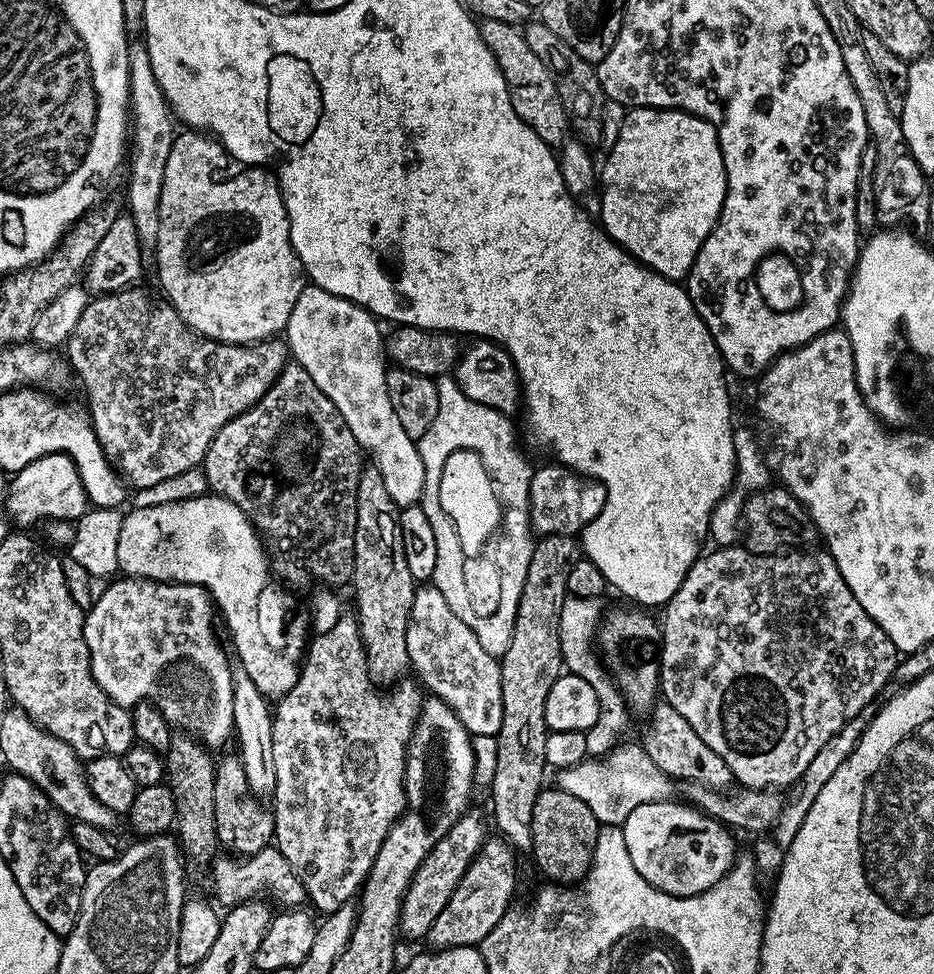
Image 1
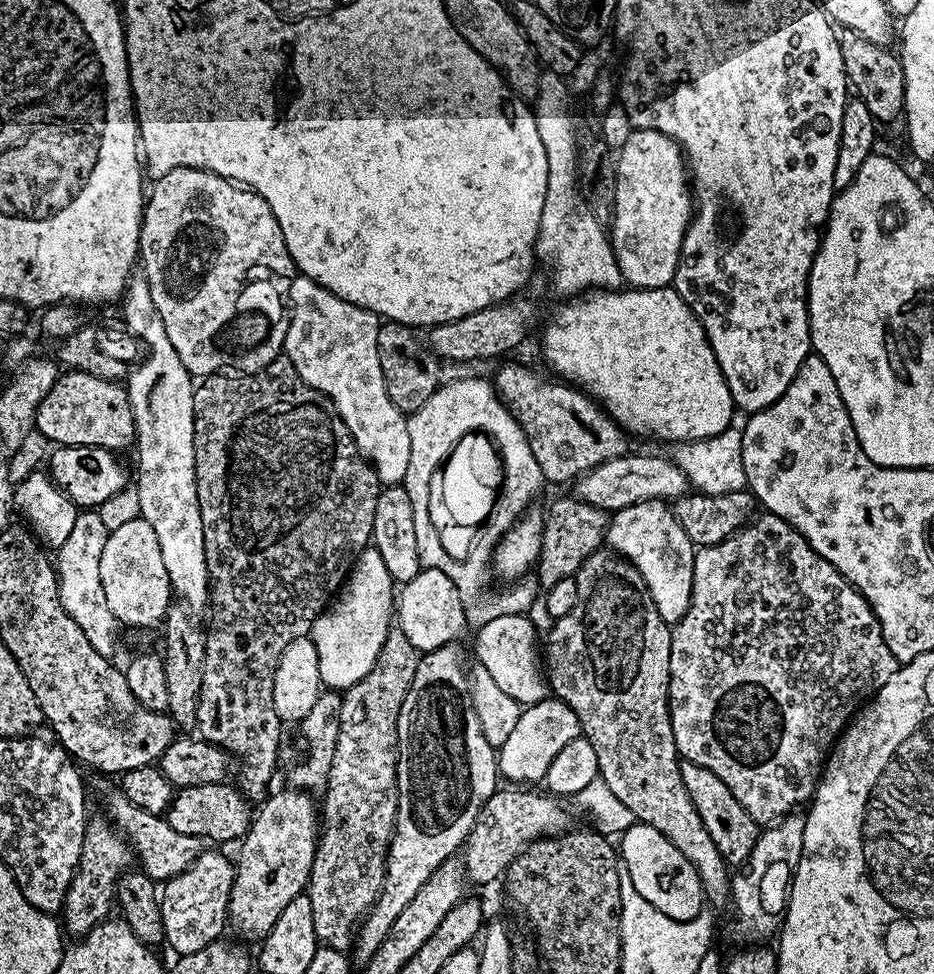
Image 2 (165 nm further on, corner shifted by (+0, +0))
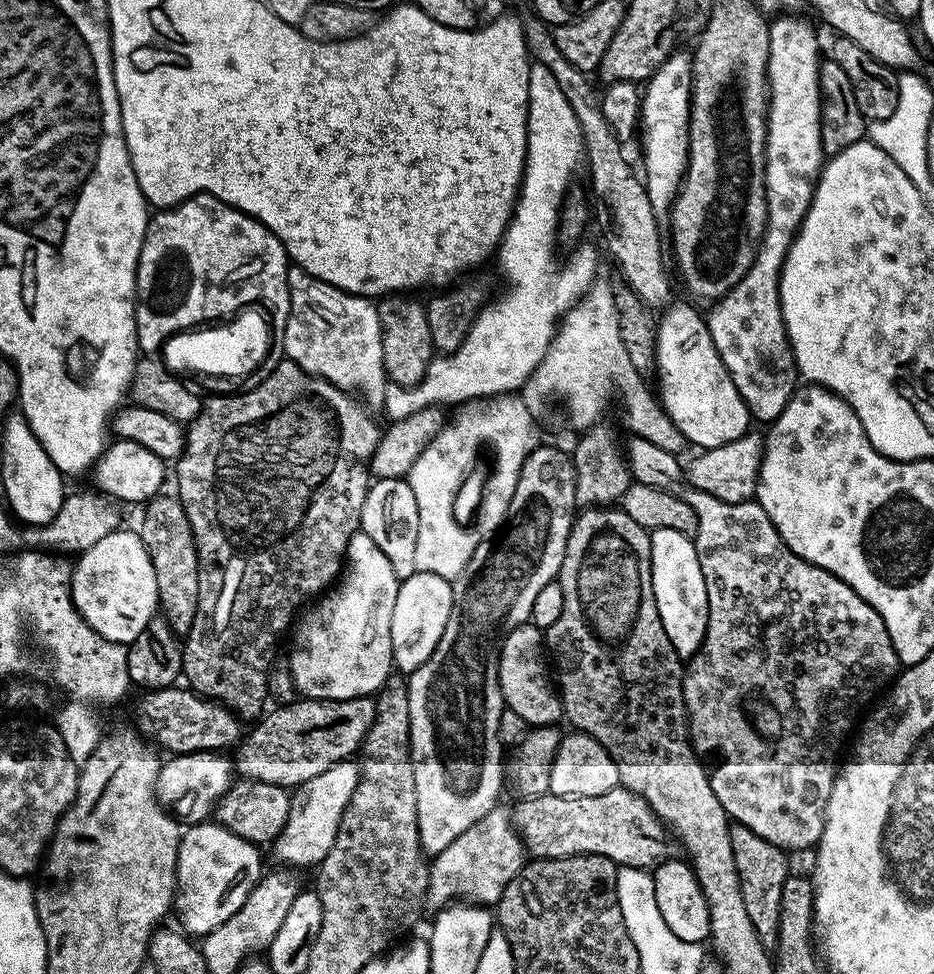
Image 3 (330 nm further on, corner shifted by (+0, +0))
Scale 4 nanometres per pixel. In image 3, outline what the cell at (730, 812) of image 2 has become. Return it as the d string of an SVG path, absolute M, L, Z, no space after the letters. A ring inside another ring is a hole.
M733 823L730 827L730 846L734 850L742 899L746 911L750 914L750 922L754 922L754 930L758 930L758 938L764 943L764 947L769 950L775 949L779 938L779 911L782 905L783 883L790 875L789 853L766 842L766 838L754 834L754 830L737 823Z

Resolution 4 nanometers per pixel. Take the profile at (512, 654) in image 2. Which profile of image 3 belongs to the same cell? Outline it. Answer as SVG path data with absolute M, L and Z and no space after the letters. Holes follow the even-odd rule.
M532 623L511 628L501 639L498 648L499 684L503 692L505 707L512 711L529 727L555 725L563 717L563 700L559 691L550 686L549 676L543 672L546 660L546 638L543 629Z

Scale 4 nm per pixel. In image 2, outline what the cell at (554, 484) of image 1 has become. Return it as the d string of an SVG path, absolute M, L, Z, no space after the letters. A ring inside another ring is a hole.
M630 452L627 456L608 459L577 477L574 484L575 495L588 501L595 508L615 512L638 501L654 499L677 500L687 495L690 485L683 470L665 455L652 456Z

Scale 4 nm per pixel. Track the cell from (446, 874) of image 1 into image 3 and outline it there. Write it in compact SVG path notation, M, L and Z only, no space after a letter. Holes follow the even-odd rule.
M619 786L606 790L606 794L594 794L593 796L545 794L517 799L515 803L516 808L511 809L512 826L520 835L520 841L524 843L527 855L532 858L549 860L582 854L598 854L610 858L620 868L652 870L656 865L673 859L678 852L677 841L654 814L654 810L650 810L646 798Z

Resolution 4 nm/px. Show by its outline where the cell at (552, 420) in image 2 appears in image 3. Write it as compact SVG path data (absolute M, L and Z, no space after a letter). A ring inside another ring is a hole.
M633 435L629 444L626 444L626 459L632 470L633 481L637 484L645 484L646 486L654 486L658 490L666 490L670 494L674 494L678 498L682 498L682 502L686 502L694 510L696 515L696 534L694 543L696 545L696 553L698 554L698 566L702 566L702 578L706 578L706 594L708 595L708 625L706 626L706 634L704 635L704 645L701 646L700 651L695 656L687 661L686 671L684 673L684 701L686 702L686 710L688 711L688 731L690 733L690 743L696 750L697 756L701 757L708 769L708 781L714 790L714 794L718 794L718 802L722 802L722 806L726 810L726 814L737 824L746 826L750 830L754 830L754 834L758 834L762 838L766 838L766 842L770 842L774 846L785 850L793 850L792 848L808 848L808 850L815 849L820 842L820 835L824 829L824 807L828 804L830 792L836 781L836 773L838 771L838 763L836 759L840 756L840 743L848 736L848 731L852 728L852 723L856 720L856 711L859 710L863 704L868 704L875 698L876 692L880 692L884 687L887 689L893 683L894 677L898 672L898 661L896 658L896 651L892 645L890 634L886 630L886 622L882 622L882 618L872 607L870 607L859 594L850 586L846 586L846 582L842 582L834 574L830 574L826 570L822 570L818 566L814 566L810 562L806 562L798 554L794 554L794 550L790 550L790 546L786 546L786 542L778 534L778 530L774 526L774 522L770 522L770 518L766 514L766 510L762 510L762 506L757 504L755 499L740 501L737 504L730 502L719 501L718 498L711 497L710 494L703 493L702 490L696 489L689 484L685 476L685 465L679 464L677 453L667 452L662 450L659 446L654 446L652 442L648 442L642 437Z

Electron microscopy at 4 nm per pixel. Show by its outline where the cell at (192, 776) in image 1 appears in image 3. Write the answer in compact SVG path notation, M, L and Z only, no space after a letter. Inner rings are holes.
M161 494L143 505L144 517L140 520L138 531L146 550L150 554L150 562L154 562L154 579L158 582L159 615L183 638L188 635L194 622L194 614L198 614L198 550L194 542L194 534L190 526L190 518L186 518L186 510L182 502L172 494Z

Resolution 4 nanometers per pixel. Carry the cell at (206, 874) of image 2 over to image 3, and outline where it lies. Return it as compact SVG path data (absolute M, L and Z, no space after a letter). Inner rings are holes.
M215 822L193 824L183 829L176 863L174 916L176 912L179 927L189 937L207 936L246 902L262 875L260 852L257 845L238 838L238 834Z

